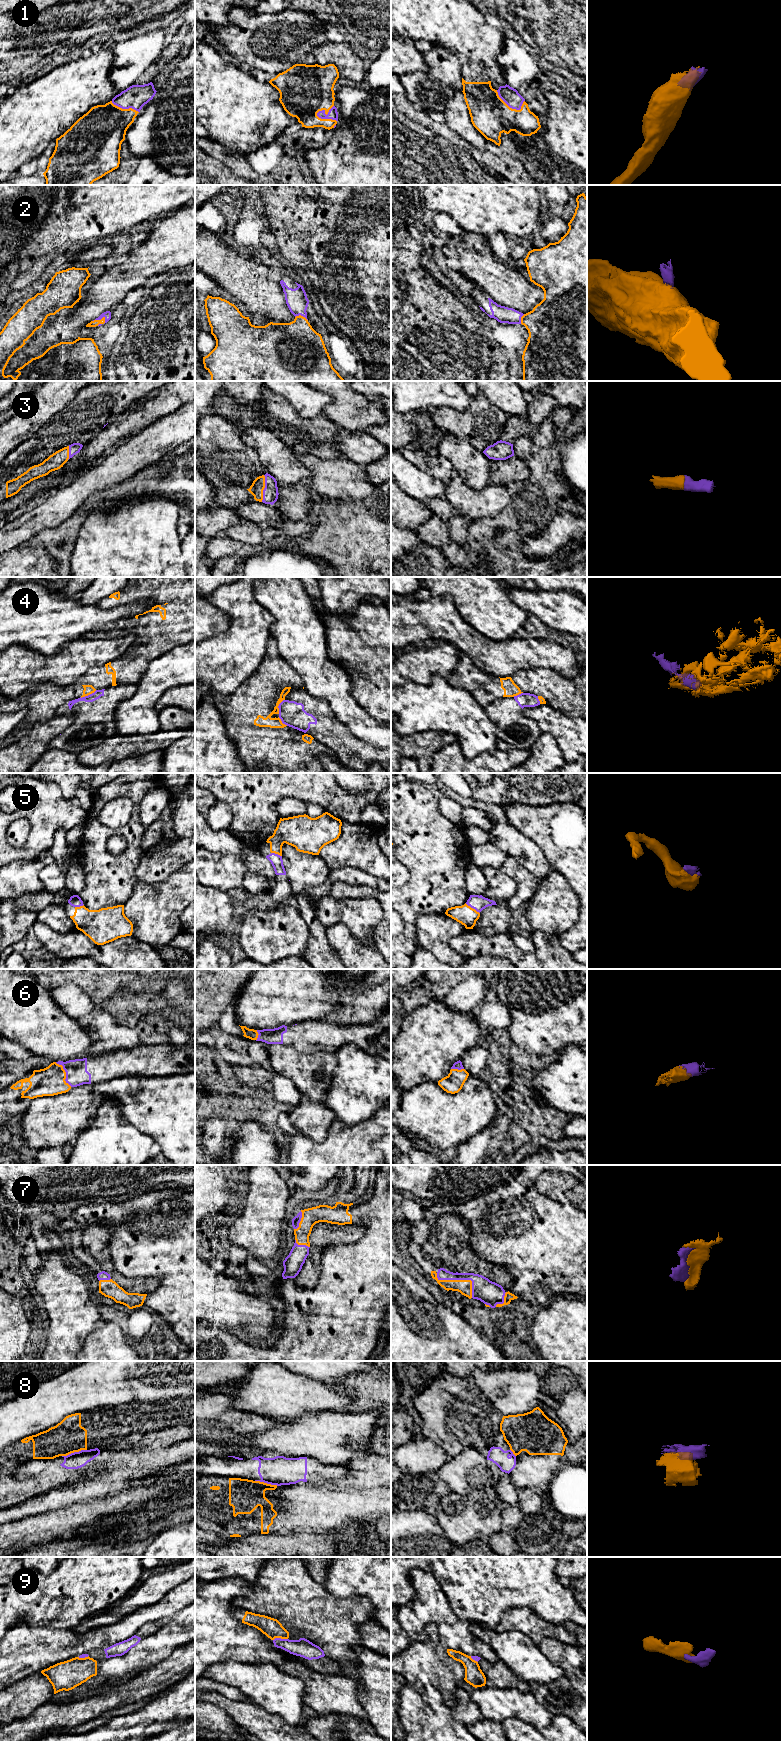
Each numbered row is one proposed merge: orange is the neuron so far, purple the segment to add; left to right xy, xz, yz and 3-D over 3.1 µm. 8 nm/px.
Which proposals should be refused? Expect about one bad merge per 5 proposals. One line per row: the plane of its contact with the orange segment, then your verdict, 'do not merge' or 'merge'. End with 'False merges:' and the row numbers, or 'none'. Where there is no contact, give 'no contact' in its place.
1: meets orange in xz; merge
2: meets orange in xy; merge
3: meets orange in xz; merge
4: meets orange in xy; do not merge
5: meets orange in yz; merge
6: meets orange in xy; merge
7: meets orange in yz; merge
8: meets orange in xy; do not merge
9: meets orange in xz; merge
False merges: 4, 8

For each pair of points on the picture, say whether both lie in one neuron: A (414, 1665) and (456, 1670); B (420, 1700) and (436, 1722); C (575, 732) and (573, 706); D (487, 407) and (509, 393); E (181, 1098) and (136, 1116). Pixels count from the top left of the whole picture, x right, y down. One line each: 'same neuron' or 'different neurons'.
A: same neuron
B: same neuron
C: different neurons
D: different neurons
E: same neuron

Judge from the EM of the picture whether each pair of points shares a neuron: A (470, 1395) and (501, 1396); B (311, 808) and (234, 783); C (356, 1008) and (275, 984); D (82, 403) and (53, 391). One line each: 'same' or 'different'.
A: different
B: different
C: same
D: different

